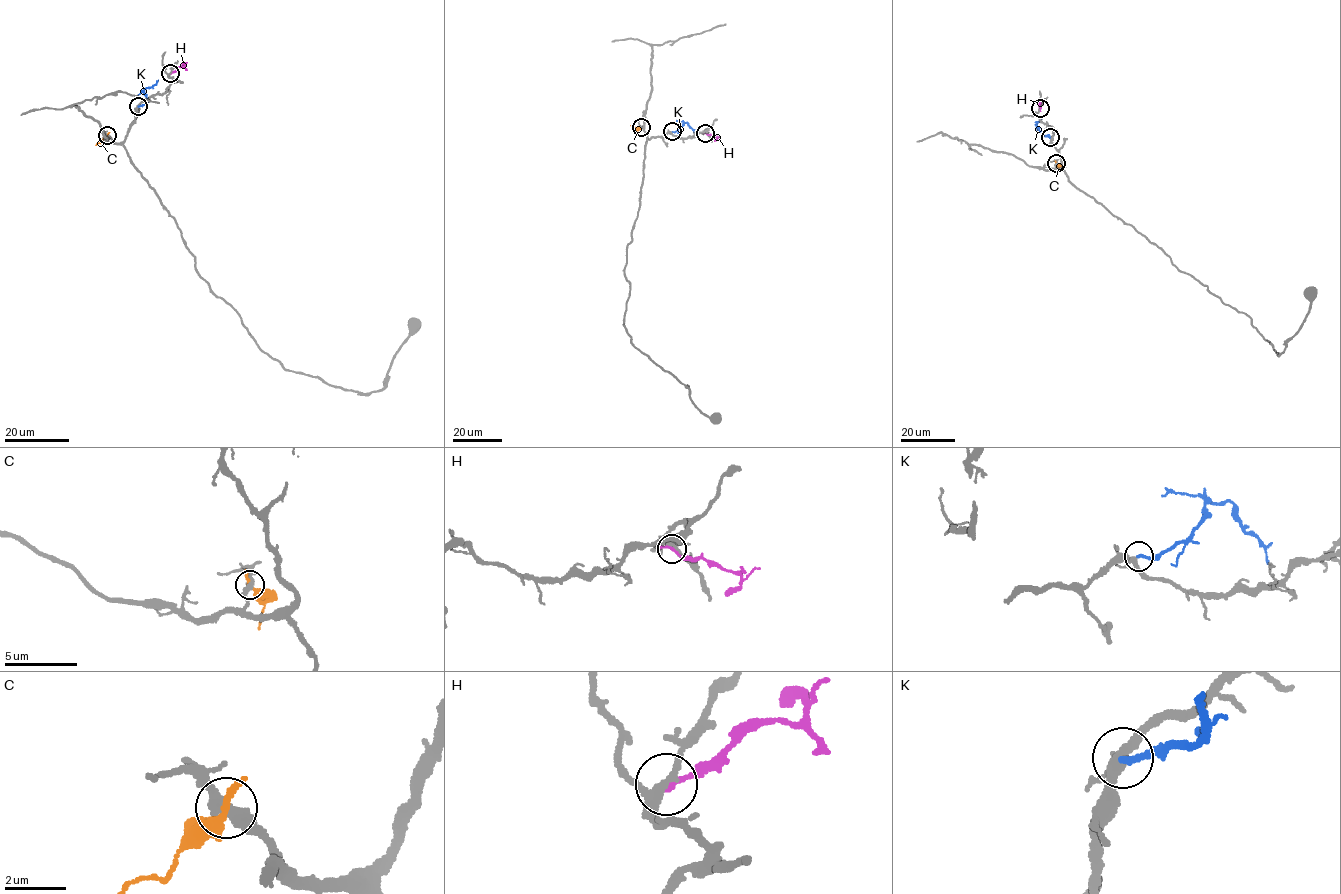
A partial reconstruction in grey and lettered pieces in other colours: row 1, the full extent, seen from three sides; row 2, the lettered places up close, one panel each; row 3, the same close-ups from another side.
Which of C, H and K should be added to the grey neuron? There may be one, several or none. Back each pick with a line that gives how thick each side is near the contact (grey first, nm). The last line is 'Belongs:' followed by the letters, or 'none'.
K: 280 nm thick on the grey side, 220 nm on the other
Belongs: K

